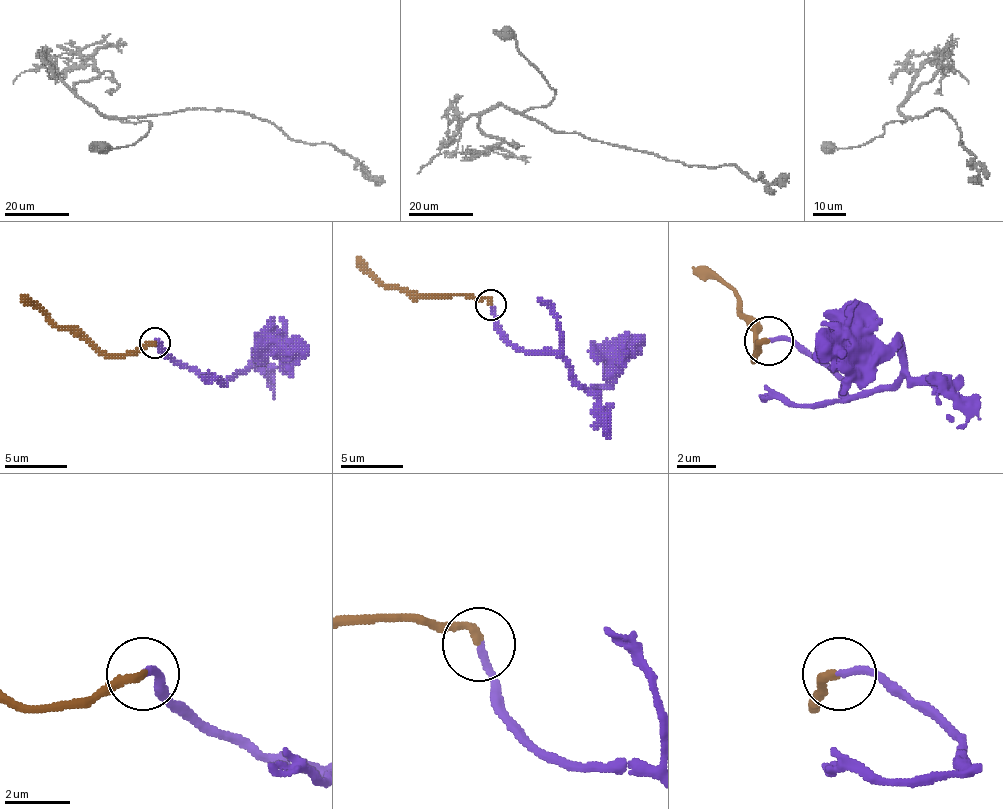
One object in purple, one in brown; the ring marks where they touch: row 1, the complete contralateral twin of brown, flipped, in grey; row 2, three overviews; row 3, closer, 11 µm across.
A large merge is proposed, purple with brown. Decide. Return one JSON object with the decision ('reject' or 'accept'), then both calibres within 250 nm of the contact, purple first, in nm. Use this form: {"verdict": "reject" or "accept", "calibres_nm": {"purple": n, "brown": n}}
{"verdict": "accept", "calibres_nm": {"purple": 220, "brown": 260}}

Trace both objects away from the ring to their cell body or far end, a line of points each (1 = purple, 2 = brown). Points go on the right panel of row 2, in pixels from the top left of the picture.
1: (768, 339), (802, 344), (851, 398), (881, 393), (901, 373), (896, 334), (886, 344), (866, 344), (817, 354)
2: (768, 339), (753, 354), (753, 359), (738, 300), (694, 265)

